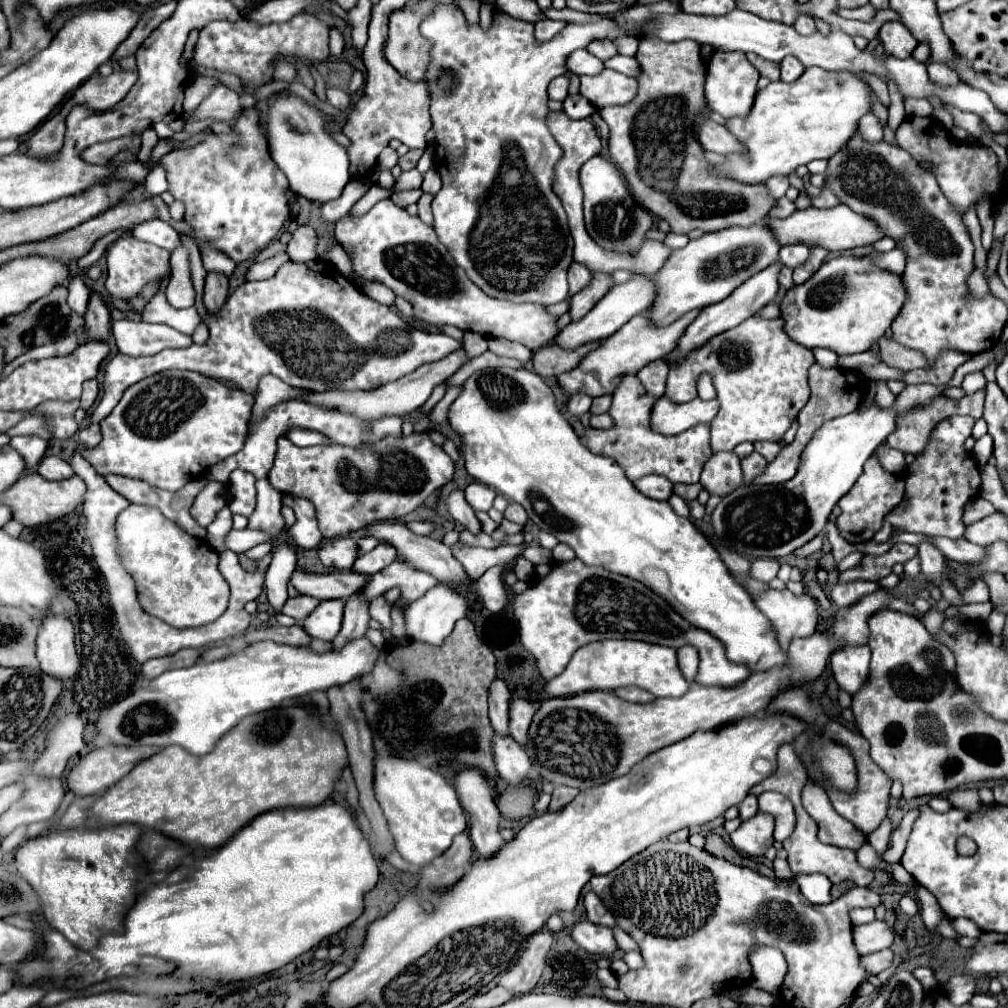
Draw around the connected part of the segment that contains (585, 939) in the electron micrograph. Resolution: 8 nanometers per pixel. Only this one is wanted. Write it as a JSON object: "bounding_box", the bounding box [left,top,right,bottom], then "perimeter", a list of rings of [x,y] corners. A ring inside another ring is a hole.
{"bounding_box":[571,922,619,956],"perimeter":[[[579,922],[573,926],[571,936],[581,948],[585,948],[591,954],[611,956],[619,950],[617,940],[613,936],[613,928],[607,928],[607,926],[597,926],[591,922]]]}

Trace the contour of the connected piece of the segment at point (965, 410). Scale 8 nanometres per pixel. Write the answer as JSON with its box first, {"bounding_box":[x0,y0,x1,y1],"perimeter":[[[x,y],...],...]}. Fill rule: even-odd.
{"bounding_box":[887,390,985,454],"perimeter":[[[977,390],[975,394],[969,394],[961,400],[947,400],[945,396],[935,398],[933,406],[925,406],[925,410],[915,410],[915,414],[901,418],[901,426],[897,426],[897,430],[889,436],[887,444],[907,454],[923,454],[933,428],[941,420],[947,420],[957,414],[969,414],[979,420],[983,416],[983,402],[985,390]]]}

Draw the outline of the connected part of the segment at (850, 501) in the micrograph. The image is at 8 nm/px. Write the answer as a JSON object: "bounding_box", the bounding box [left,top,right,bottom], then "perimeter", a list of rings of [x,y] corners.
{"bounding_box":[837,456,905,544],"perimeter":[[[875,456],[869,458],[869,462],[865,462],[863,474],[857,478],[853,490],[849,490],[849,494],[845,494],[845,498],[841,498],[841,502],[839,502],[841,514],[837,516],[837,526],[839,526],[841,536],[849,544],[861,544],[861,542],[871,540],[879,532],[885,514],[903,500],[903,492],[905,492],[905,480],[901,476],[885,472]]]}

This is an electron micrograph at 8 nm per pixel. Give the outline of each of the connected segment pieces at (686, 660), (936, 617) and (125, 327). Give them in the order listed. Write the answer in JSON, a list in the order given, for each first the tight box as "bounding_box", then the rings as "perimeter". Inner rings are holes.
[{"bounding_box":[677,646,699,682],"perimeter":[[[681,646],[677,650],[677,658],[679,658],[679,668],[685,676],[687,682],[693,682],[697,676],[697,668],[699,668],[699,654],[693,646]]]},{"bounding_box":[924,611,944,635],"perimeter":[[[930,611],[925,615],[924,625],[932,635],[938,635],[942,631],[944,622],[944,613],[938,611]]]},{"bounding_box":[111,320,193,356],"perimeter":[[[113,320],[111,328],[119,352],[129,356],[153,356],[163,348],[187,348],[193,344],[191,336],[163,324]]]}]

